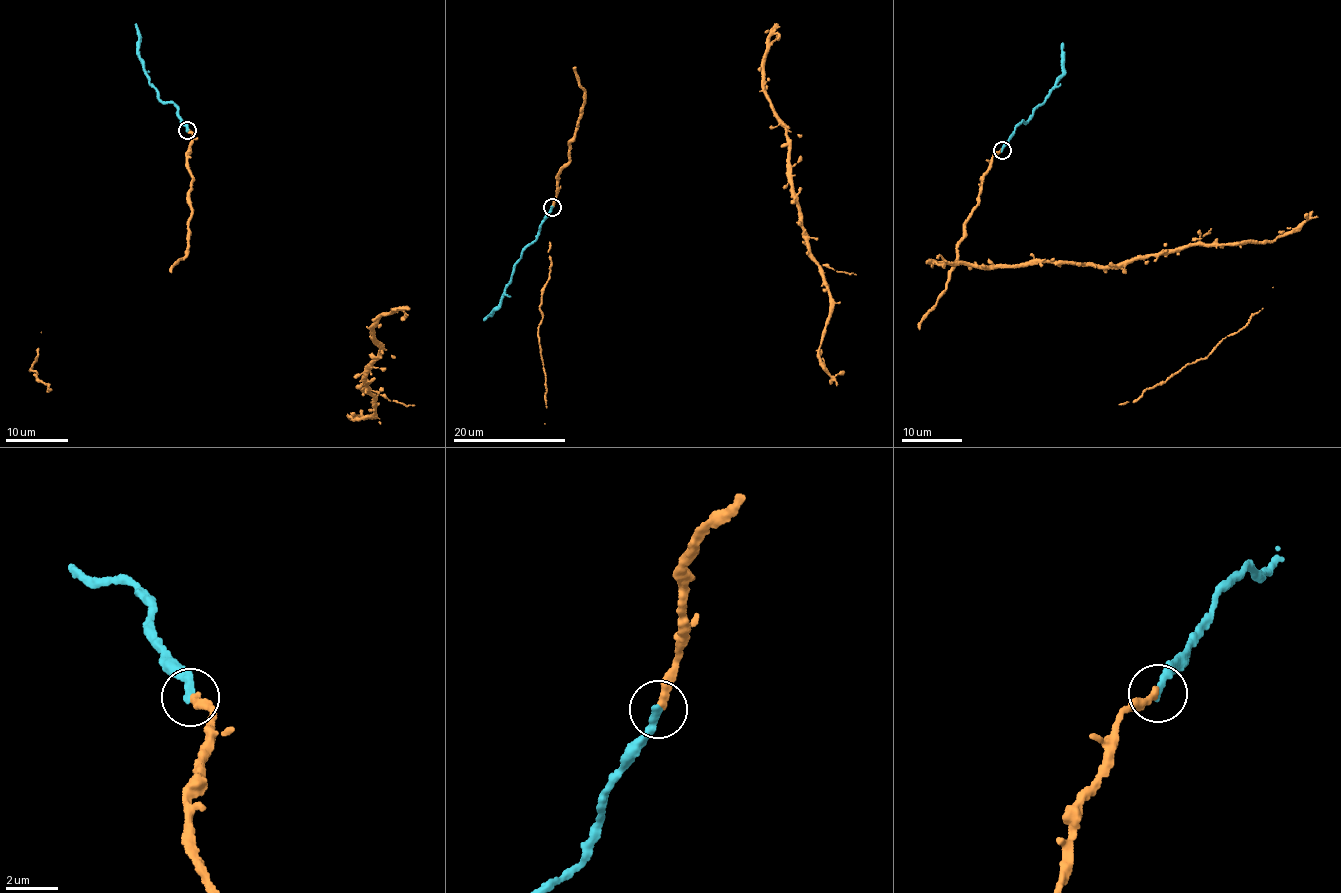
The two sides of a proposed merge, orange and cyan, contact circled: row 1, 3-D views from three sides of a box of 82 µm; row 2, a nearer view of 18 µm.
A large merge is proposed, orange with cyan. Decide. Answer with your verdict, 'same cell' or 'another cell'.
same cell

